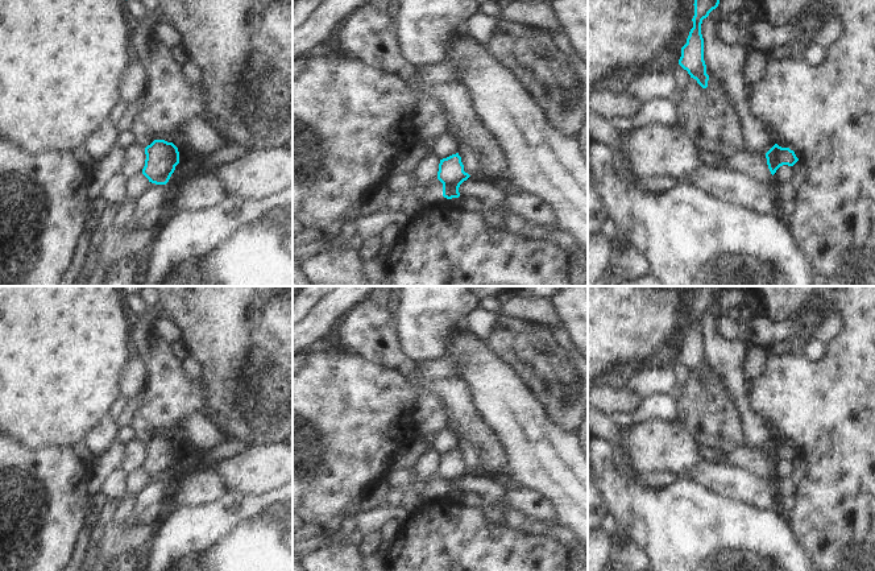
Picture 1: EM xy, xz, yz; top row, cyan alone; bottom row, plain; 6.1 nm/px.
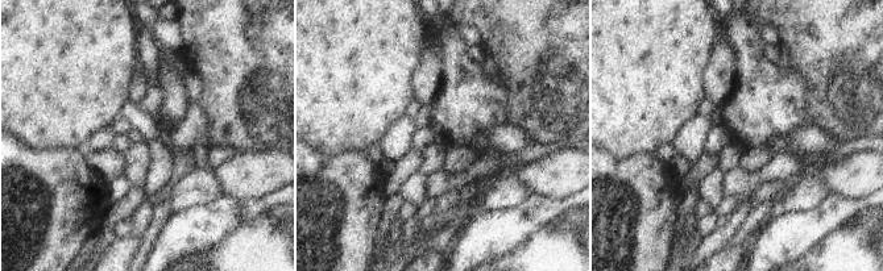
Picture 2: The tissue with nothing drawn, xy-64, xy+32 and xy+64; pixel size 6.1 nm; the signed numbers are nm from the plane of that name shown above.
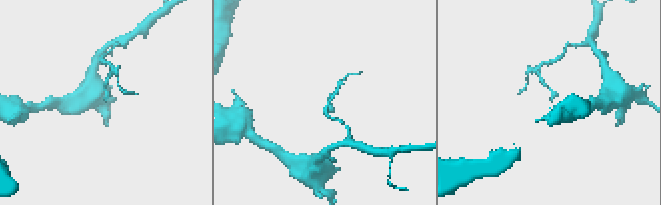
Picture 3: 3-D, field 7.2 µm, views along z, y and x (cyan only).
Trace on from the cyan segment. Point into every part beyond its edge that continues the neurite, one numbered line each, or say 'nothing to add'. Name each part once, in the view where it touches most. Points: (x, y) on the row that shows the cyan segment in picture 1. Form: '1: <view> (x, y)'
nothing to add

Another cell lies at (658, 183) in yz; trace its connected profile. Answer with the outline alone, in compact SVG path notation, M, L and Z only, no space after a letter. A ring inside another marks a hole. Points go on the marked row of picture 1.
M655 177L652 179L644 179L642 181L646 189L651 191L663 191L663 190L671 190L679 185L679 182L672 177Z

